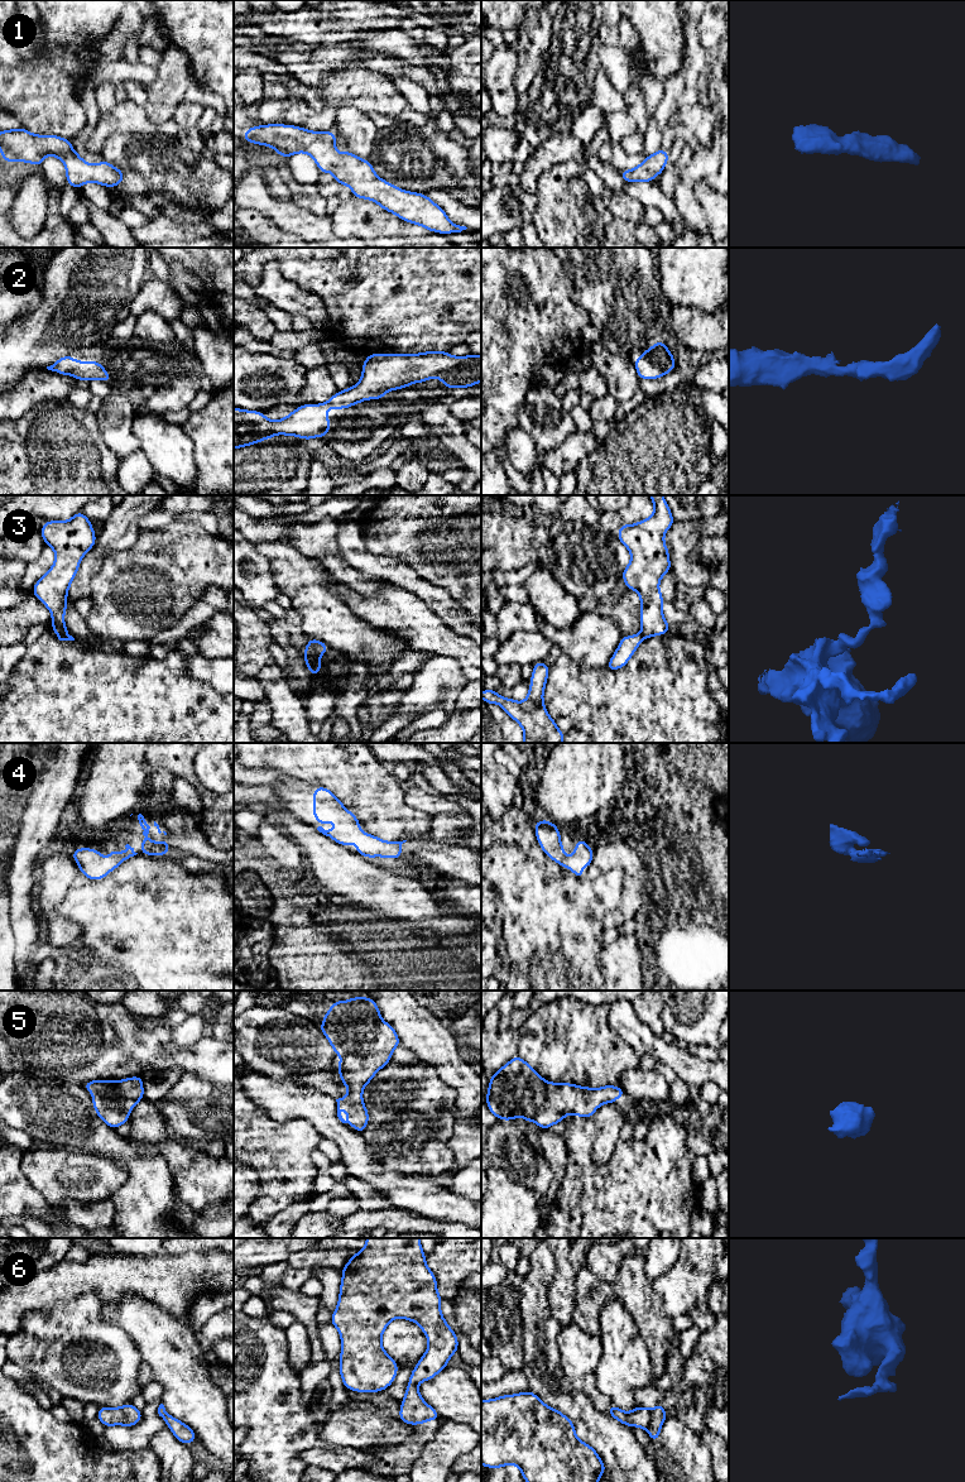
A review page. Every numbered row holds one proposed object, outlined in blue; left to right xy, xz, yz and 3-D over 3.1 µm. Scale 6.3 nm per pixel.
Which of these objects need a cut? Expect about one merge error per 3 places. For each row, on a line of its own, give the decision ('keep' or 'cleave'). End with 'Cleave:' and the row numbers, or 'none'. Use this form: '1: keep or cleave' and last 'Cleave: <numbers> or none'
1: keep
2: keep
3: cleave
4: keep
5: keep
6: keep
Cleave: 3

